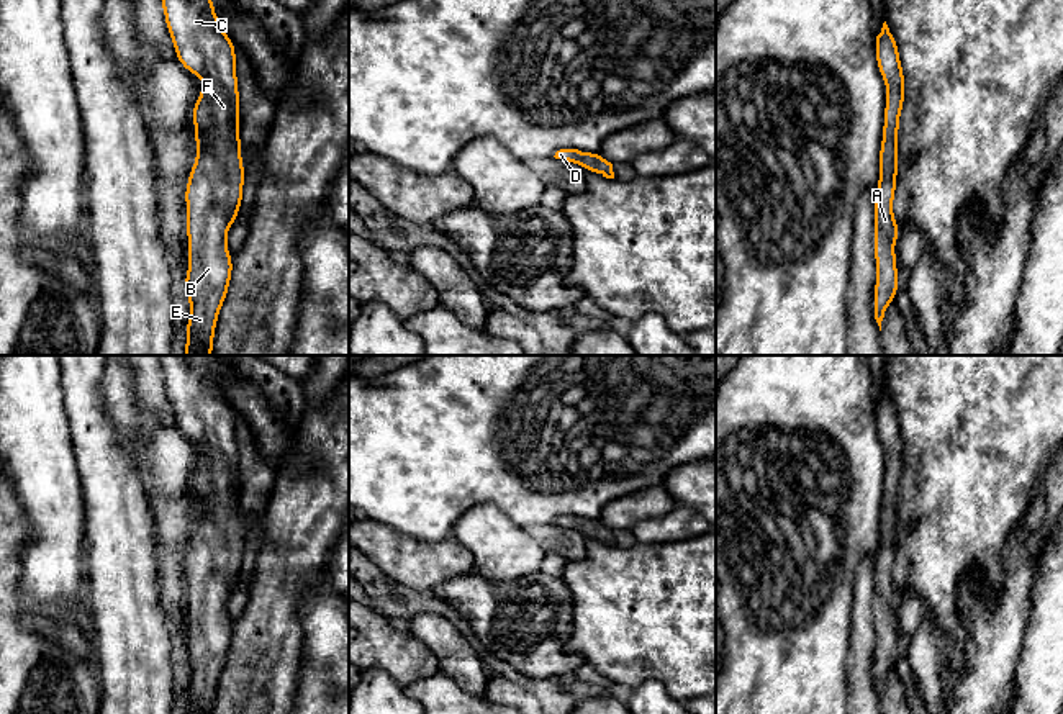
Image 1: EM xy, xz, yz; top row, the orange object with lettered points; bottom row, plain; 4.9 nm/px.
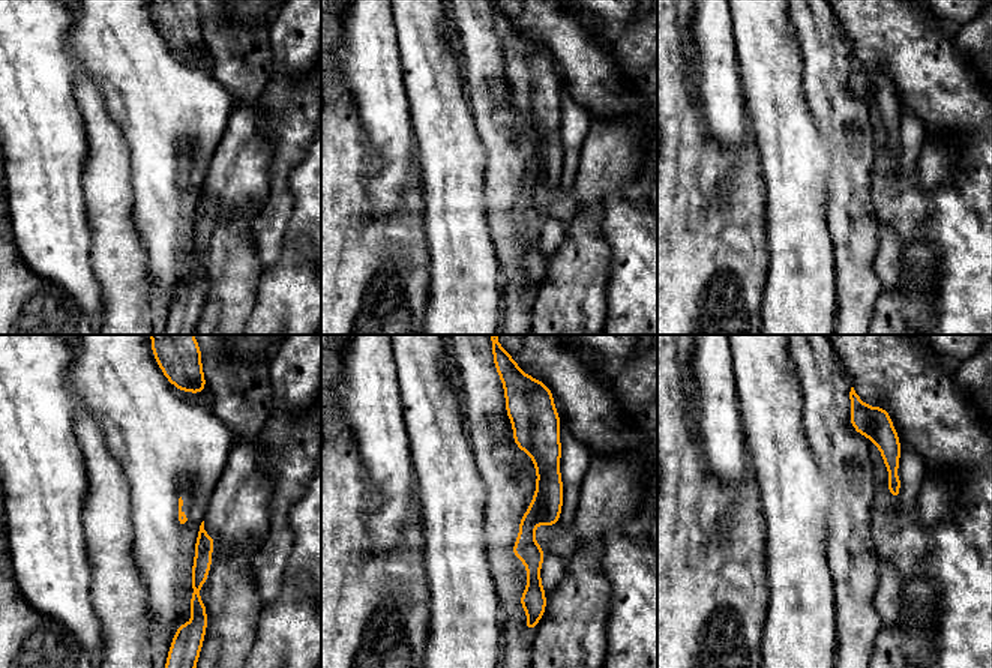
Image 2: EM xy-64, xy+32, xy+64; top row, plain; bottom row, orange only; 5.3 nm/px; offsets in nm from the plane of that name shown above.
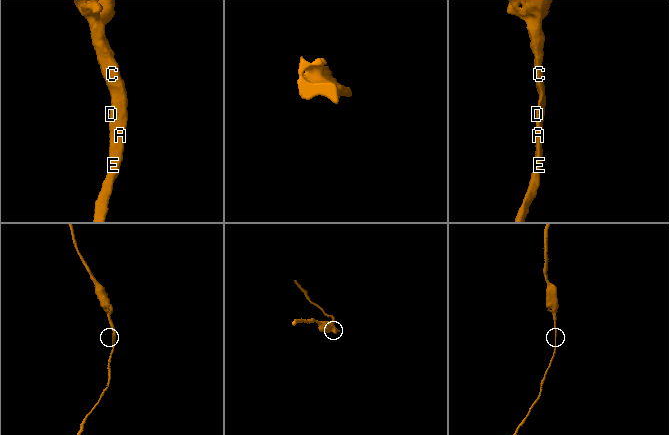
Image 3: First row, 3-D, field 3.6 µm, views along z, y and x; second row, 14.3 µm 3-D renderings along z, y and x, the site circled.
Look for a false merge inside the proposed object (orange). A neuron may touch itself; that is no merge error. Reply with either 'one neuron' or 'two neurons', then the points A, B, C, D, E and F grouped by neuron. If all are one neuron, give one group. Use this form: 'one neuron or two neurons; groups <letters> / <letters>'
one neuron; groups A B C D E F

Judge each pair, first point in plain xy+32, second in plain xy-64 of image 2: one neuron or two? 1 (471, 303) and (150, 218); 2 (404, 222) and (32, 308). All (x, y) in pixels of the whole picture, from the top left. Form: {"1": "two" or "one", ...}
{"1": "two", "2": "one"}

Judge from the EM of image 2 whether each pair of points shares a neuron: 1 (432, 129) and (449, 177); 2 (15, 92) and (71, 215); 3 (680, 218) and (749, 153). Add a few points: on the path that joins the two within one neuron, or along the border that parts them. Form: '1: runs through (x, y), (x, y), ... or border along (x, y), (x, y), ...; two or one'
1: runs through (444, 141), (449, 149), (449, 165); one
2: runs through (36, 122), (44, 149), (44, 185); one
3: runs through (689, 198), (725, 162), (730, 162); one

